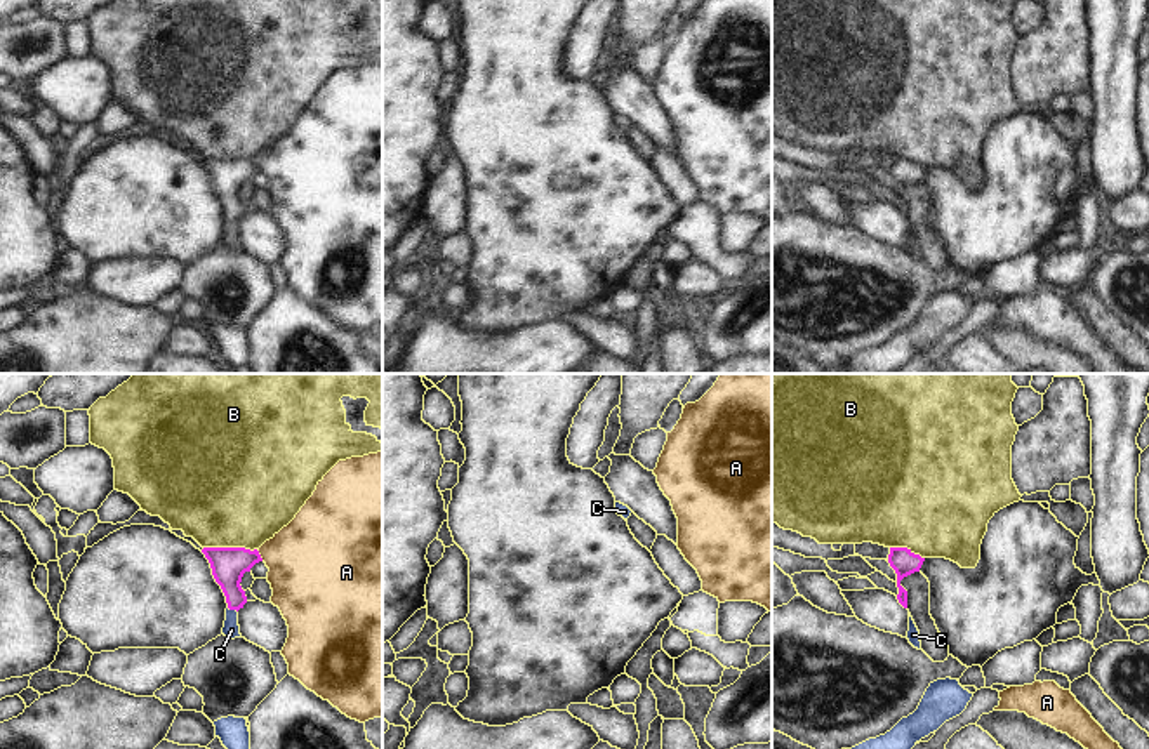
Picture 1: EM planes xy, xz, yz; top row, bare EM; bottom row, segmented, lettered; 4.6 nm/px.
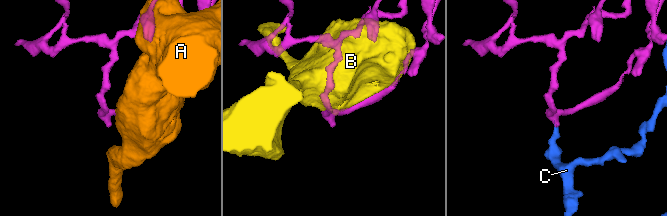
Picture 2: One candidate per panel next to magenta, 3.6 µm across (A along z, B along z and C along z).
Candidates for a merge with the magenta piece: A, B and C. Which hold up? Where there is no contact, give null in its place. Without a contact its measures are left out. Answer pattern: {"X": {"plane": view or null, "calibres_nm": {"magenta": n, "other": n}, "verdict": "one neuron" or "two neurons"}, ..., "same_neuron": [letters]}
{"A": {"plane": "xy", "calibres_nm": {"magenta": 160, "other": 400}, "verdict": "two neurons"}, "B": {"plane": "xy", "calibres_nm": {"magenta": 160, "other": 500}, "verdict": "two neurons"}, "C": {"plane": "xy", "calibres_nm": {"magenta": 160, "other": 80}, "verdict": "one neuron"}, "same_neuron": ["C"]}

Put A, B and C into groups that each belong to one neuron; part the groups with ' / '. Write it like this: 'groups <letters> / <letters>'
groups A / B / C

